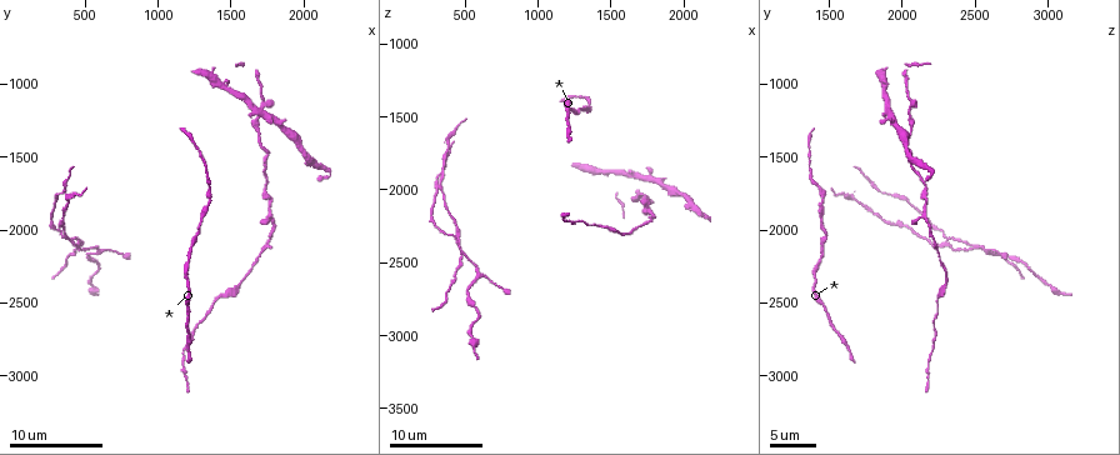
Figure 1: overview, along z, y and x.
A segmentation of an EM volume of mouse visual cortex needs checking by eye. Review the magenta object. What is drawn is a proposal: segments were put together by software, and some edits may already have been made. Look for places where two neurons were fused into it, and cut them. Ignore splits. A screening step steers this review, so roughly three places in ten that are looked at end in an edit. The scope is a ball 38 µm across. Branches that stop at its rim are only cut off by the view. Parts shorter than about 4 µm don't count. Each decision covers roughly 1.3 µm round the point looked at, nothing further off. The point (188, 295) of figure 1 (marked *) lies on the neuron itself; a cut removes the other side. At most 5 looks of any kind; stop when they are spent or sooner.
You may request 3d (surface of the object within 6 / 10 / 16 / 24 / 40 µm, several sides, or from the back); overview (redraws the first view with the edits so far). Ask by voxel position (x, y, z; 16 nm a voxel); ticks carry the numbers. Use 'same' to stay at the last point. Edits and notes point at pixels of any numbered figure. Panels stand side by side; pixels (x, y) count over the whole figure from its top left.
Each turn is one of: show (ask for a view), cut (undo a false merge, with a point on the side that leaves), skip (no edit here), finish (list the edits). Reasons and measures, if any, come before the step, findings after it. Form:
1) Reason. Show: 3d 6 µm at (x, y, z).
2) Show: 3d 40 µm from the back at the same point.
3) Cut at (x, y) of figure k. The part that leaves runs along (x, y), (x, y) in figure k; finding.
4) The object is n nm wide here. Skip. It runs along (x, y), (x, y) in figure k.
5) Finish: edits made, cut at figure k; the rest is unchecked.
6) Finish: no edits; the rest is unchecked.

Thick turns thin. Show: 3d 16 µm at (1420, 2480, 2260).

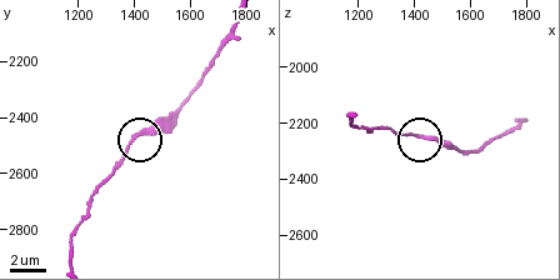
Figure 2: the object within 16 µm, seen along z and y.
The object is 260 nm wide here. Skip. Continuous, no second neuron.

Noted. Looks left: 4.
Calibre changes. Show: 3d 16 µm at (580, 2200, 2820).

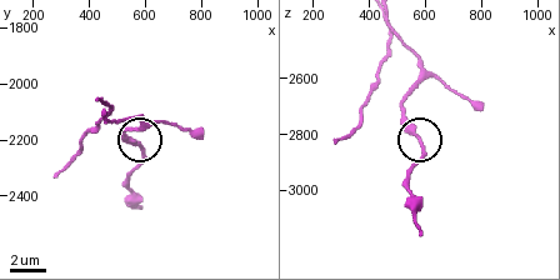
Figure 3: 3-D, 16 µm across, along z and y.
Show: 3d 6 µm at (590, 2230, 2840).

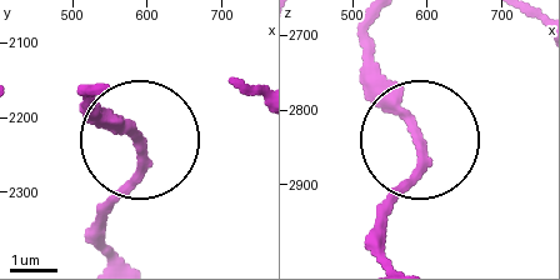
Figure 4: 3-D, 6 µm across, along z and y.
Skip. It runs along (375, 24), (379, 96), (423, 156), (386, 248) in figure 4; continuous, no second neuron.

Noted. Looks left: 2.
Looks like a crossing. Show: 3d 10 µm at (480, 2140, 2440).

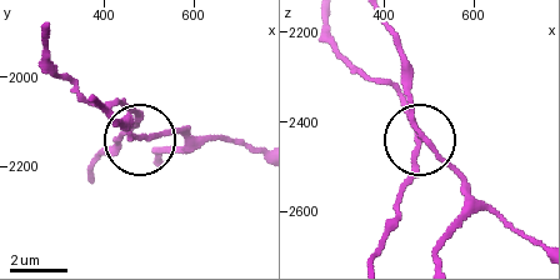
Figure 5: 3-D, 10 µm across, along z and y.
The side arm is 9 µm long; 4 arms meet here. Skip. Continuous, no second neuron.

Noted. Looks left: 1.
Finish: no edits; the rest is unchecked.

